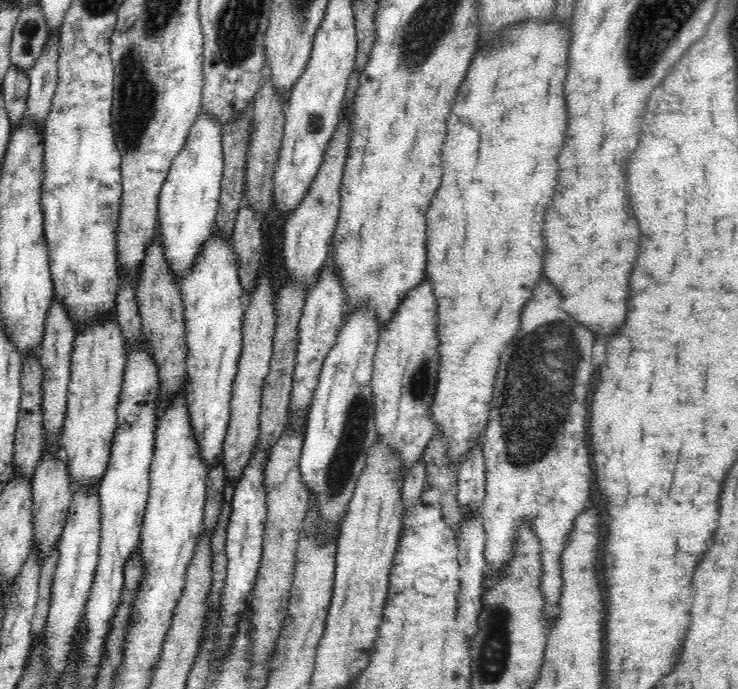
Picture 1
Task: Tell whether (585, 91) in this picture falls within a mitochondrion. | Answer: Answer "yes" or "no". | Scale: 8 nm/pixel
no

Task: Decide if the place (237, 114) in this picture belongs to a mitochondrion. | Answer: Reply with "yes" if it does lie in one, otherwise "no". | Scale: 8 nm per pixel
no

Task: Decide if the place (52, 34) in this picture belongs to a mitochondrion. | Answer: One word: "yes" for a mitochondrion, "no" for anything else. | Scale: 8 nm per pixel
no

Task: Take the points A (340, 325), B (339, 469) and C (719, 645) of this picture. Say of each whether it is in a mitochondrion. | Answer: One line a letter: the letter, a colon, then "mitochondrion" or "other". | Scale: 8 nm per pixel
A: other
B: mitochondrion
C: other

